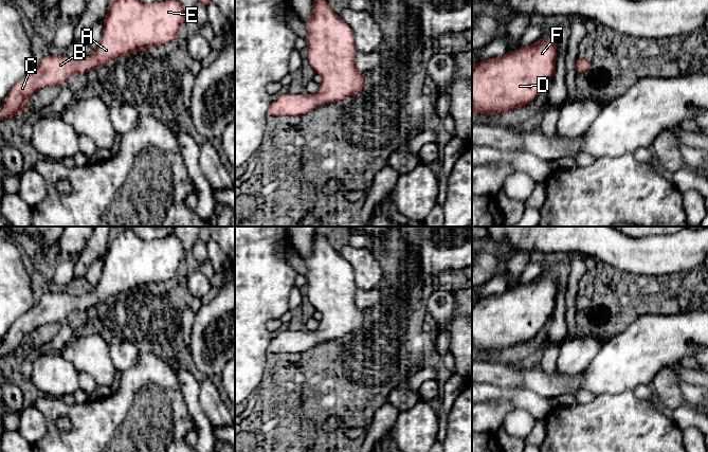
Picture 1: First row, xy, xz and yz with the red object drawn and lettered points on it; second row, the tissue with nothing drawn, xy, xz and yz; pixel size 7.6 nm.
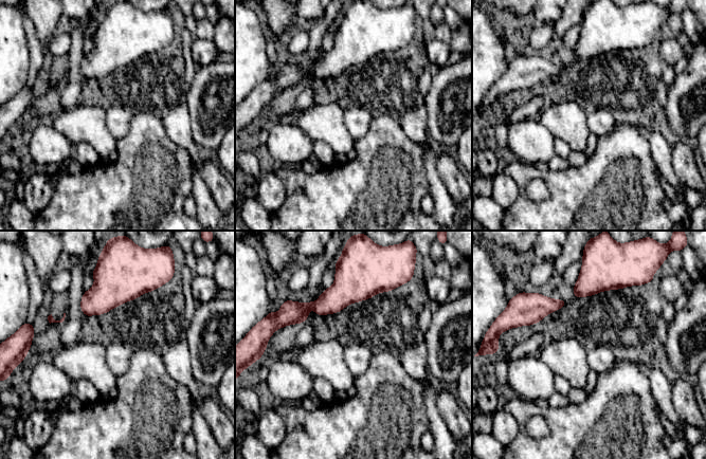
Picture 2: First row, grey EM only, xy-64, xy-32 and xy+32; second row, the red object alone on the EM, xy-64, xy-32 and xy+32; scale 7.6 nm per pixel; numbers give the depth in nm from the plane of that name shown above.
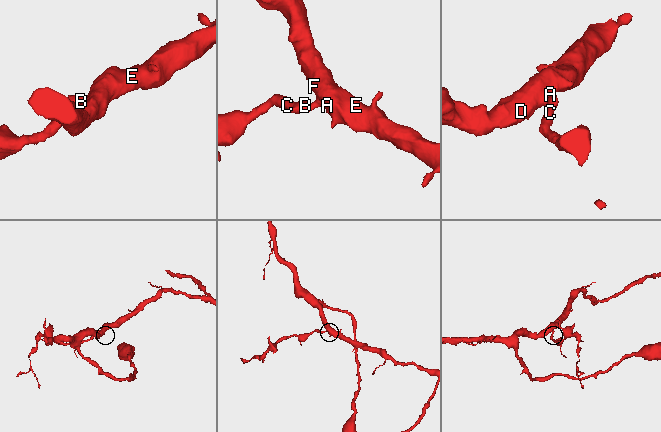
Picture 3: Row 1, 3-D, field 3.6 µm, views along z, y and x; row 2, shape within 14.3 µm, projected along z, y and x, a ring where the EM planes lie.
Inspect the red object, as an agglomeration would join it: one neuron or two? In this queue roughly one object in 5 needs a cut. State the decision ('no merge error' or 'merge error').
no merge error

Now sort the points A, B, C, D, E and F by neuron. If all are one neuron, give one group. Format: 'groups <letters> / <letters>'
groups A B C D E F

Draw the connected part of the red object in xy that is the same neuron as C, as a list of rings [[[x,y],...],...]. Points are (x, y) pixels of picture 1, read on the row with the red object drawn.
[[[111,0],[102,39],[86,57],[44,56],[8,92],[0,108],[0,121],[24,115],[29,98],[39,89],[57,86],[77,73],[97,70],[111,59],[124,57],[177,39],[187,14],[178,0],[143,3],[140,0]]]

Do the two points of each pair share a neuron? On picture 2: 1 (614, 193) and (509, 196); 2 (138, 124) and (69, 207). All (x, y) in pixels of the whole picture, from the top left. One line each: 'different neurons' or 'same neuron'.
1: different neurons
2: same neuron

